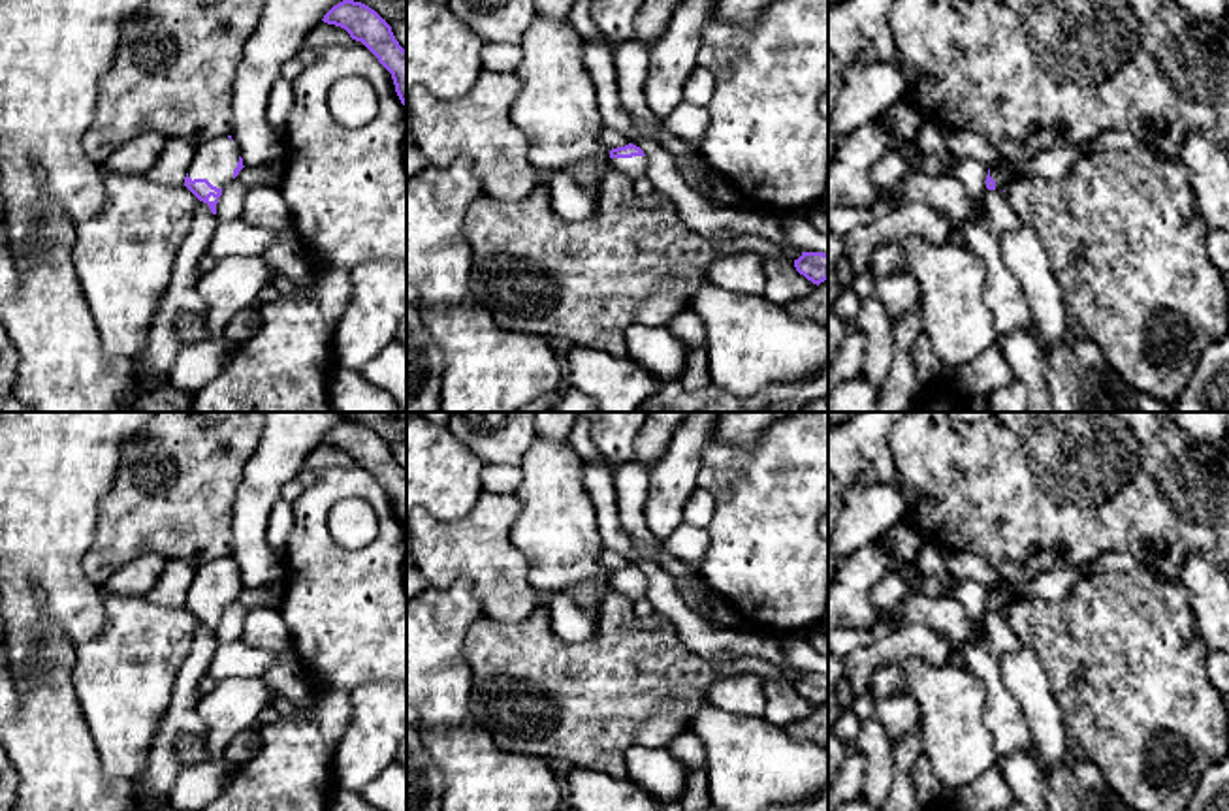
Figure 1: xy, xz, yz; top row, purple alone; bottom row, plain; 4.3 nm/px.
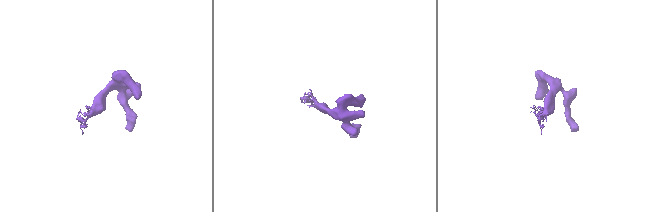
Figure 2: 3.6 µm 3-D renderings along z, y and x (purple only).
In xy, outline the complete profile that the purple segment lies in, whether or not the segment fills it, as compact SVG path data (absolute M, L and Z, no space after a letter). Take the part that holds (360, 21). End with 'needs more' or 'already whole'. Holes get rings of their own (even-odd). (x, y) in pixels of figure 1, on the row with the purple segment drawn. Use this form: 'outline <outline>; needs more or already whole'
outline M354 0L339 2L322 21L344 28L378 58L391 73L395 92L407 107L407 51L395 40L391 26L375 9Z; already whole

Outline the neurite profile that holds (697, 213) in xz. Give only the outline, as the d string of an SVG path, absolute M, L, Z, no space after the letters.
M600 38L583 40L583 64L599 94L602 126L621 132L647 158L647 177L655 192L666 196L681 222L708 241L728 241L740 235L758 235L781 246L785 260L798 260L802 250L787 239L777 211L755 205L715 207L696 188L681 179L674 156L657 141L642 135L621 103L614 55Z

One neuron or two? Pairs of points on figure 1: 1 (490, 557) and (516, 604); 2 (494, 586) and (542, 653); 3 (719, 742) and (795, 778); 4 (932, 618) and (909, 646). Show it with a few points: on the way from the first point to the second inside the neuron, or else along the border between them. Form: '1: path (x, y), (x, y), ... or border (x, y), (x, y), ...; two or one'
1: path (497, 569), (505, 593); one
2: border (542, 601), (518, 620), (490, 620), (484, 616); two
3: path (738, 746), (757, 764), (776, 770); one
4: border (898, 627), (925, 623), (943, 633), (953, 644); two

